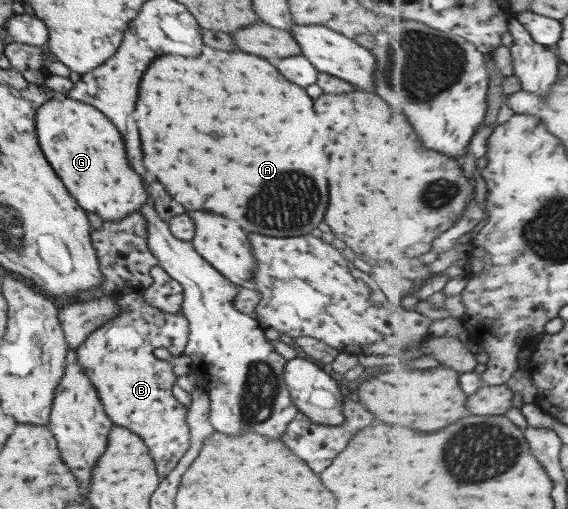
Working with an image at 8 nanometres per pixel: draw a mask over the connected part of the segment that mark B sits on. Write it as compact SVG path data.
M136 292L117 296L117 305L118 316L110 318L108 322L88 335L77 348L77 359L99 394L106 416L114 425L123 426L142 438L150 449L158 476L164 478L174 470L191 442L187 425L187 408L172 395L172 387L177 384L178 376L172 371L172 363L158 359L154 355L154 350L166 348L174 356L183 354L188 344L189 322L182 312L170 314L150 306L150 303Z

